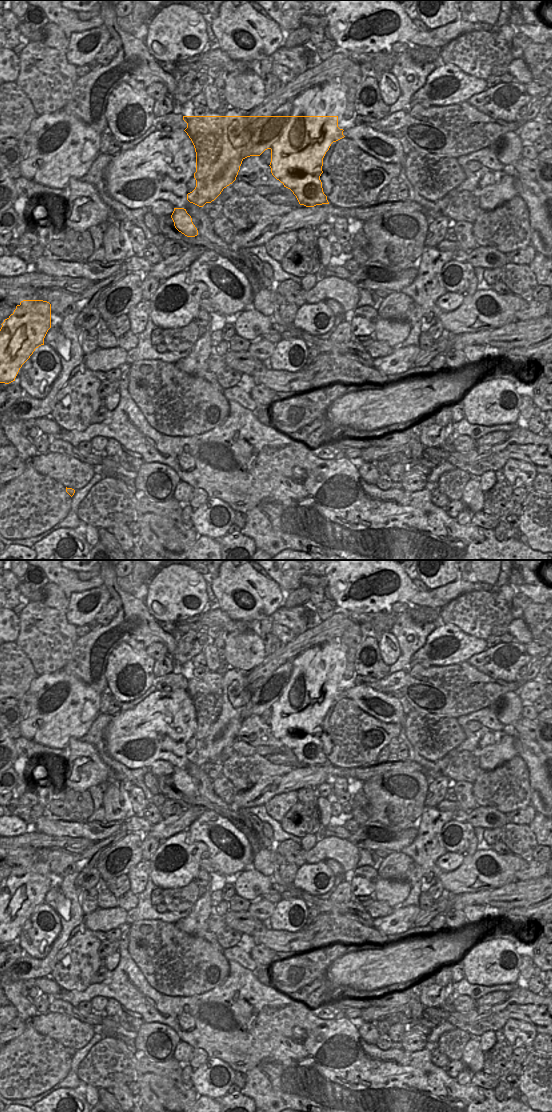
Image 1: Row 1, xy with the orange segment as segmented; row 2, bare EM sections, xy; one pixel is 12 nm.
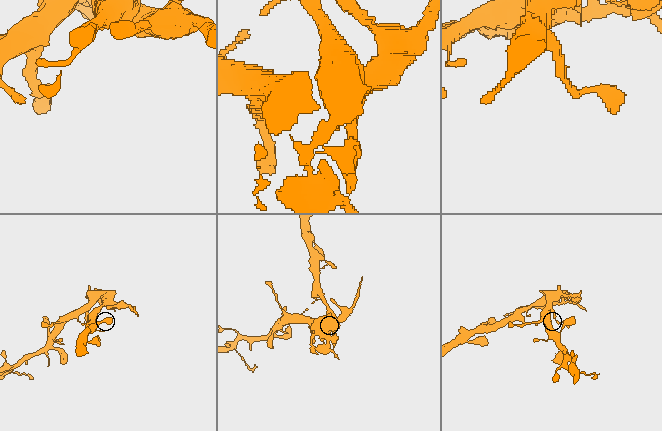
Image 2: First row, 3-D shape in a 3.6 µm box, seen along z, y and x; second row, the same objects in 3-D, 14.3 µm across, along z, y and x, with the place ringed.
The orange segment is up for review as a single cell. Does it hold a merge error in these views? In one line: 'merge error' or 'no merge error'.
merge error

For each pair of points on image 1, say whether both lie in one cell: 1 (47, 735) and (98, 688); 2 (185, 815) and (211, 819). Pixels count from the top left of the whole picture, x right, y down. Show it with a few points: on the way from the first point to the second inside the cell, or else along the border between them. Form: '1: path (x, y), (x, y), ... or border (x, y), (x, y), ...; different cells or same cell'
1: path (60, 729), (88, 701); same cell
2: border (206, 810), (186, 829); different cells

